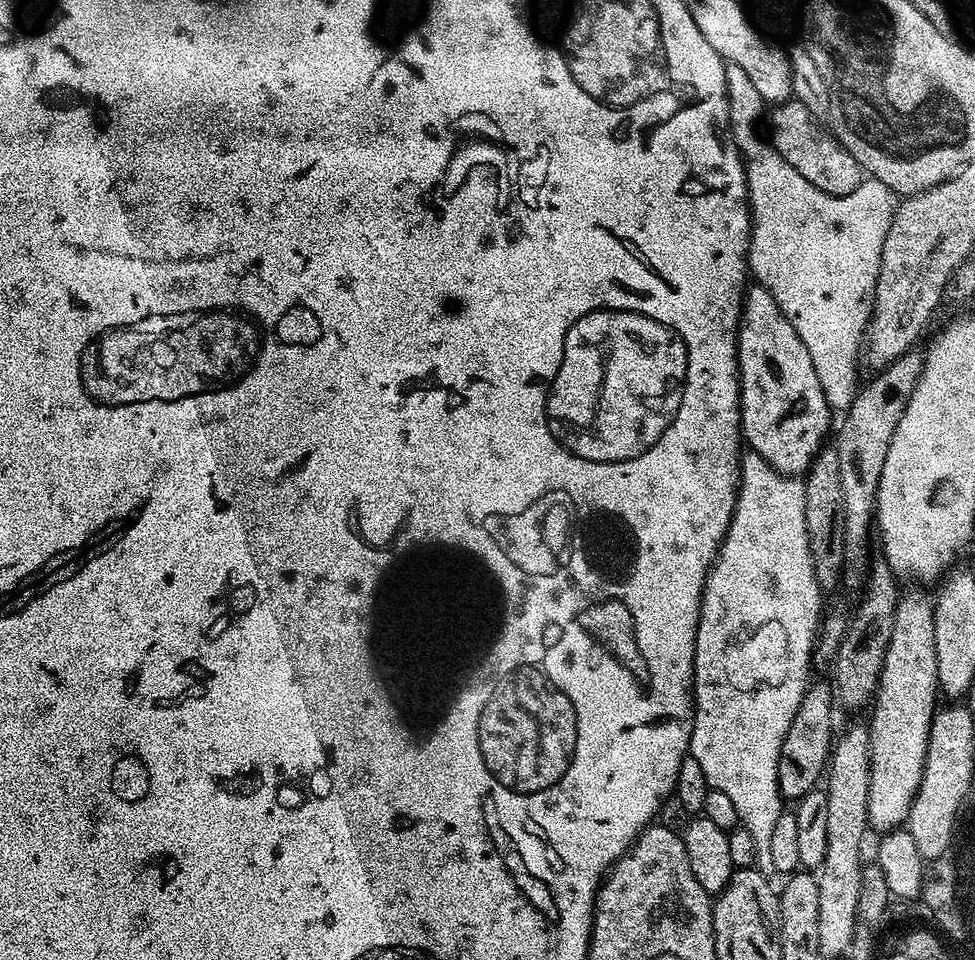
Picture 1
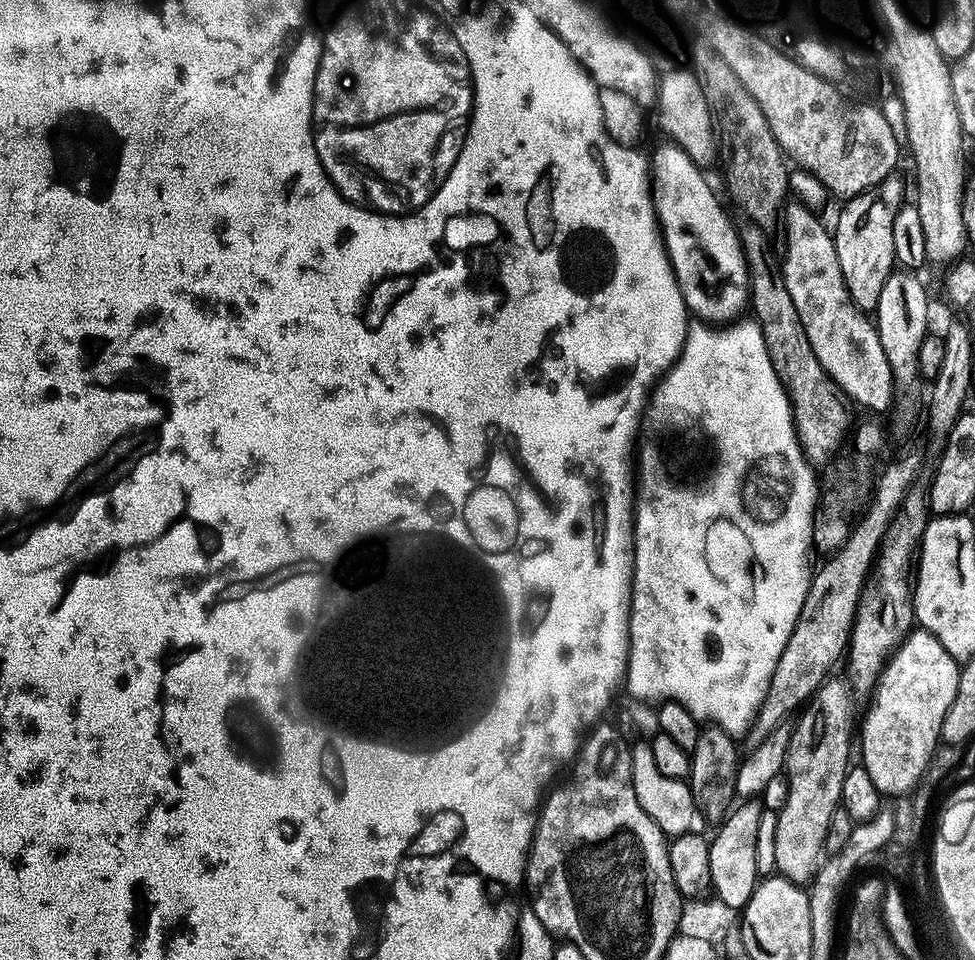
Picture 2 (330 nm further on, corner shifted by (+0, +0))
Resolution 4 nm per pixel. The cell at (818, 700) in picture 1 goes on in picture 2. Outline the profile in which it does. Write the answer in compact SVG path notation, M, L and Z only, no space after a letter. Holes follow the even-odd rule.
M741 799L720 821L715 829L716 837L712 836L710 840L709 858L713 893L724 904L737 910L742 910L748 904L760 878L754 857L758 843L758 822L765 810L759 799Z

